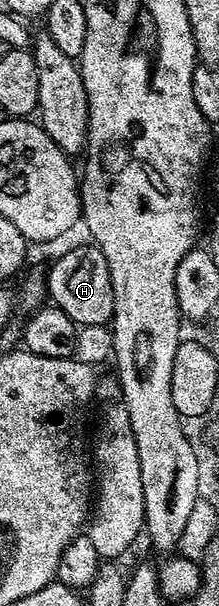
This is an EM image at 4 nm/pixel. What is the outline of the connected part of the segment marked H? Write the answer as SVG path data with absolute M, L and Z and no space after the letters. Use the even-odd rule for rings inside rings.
M87 244L88 246L76 246L73 250L68 250L56 263L52 266L52 274L47 279L50 291L51 305L62 308L62 312L66 312L66 316L70 316L70 320L74 320L77 327L89 326L90 324L109 325L114 312L114 288L110 280L110 268L106 264L106 256L96 247L95 244Z

